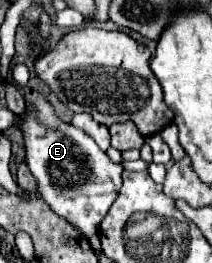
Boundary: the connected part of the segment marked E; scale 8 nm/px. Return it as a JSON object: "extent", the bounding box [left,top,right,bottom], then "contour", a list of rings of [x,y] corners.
{"extent":[21,90,123,236],"contour":[[[39,90],[27,92],[27,112],[23,114],[21,128],[25,132],[27,164],[39,182],[45,202],[85,236],[97,234],[101,220],[119,194],[123,168],[113,164],[89,134],[61,122]]]}

